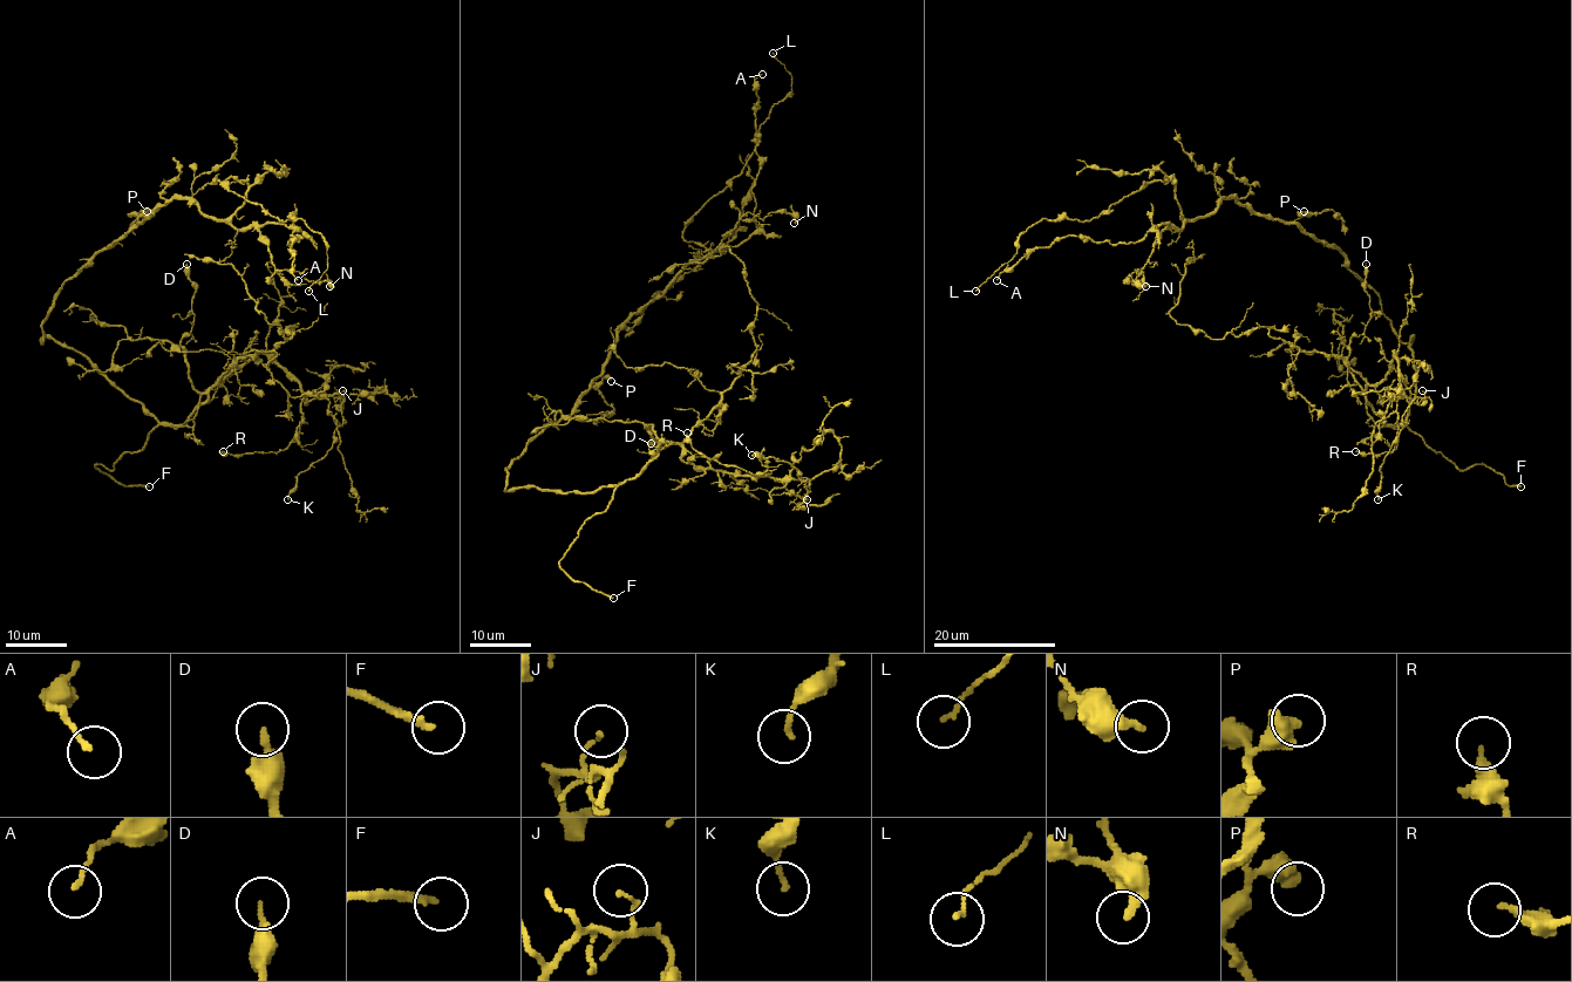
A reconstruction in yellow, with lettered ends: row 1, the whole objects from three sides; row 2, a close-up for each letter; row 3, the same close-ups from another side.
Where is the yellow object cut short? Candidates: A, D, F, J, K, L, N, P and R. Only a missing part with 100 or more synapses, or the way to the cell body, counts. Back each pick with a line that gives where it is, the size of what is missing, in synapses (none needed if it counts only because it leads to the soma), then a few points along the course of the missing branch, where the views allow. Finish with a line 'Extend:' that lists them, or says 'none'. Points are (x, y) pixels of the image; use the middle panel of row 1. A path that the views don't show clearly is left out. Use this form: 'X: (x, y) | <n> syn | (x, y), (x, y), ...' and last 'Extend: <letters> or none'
F: (613, 598) | (613, 598), (655, 604), (716, 577), (809, 565), (853, 577), (864, 587), (858, 585)
Extend: F

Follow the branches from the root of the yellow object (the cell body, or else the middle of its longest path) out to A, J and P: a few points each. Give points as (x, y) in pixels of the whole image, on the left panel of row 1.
A: (48, 314), (67, 280), (174, 199), (237, 229), (285, 224), (294, 231), (287, 244), (294, 237), (298, 280)
J: (48, 314), (42, 343), (82, 352), (162, 422), (182, 424), (258, 354), (305, 394), (342, 402), (342, 390)
P: (48, 314), (61, 286), (97, 252), (117, 241), (147, 211)

